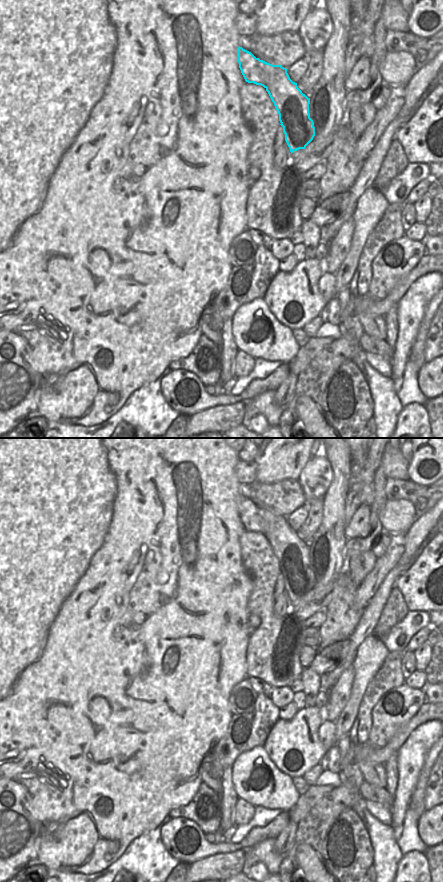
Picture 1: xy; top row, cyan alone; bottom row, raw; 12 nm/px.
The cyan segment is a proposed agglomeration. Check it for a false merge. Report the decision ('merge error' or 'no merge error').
merge error

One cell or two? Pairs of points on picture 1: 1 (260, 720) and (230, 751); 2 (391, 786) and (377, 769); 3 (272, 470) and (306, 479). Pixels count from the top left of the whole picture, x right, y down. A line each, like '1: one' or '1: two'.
1: one
2: two
3: two

